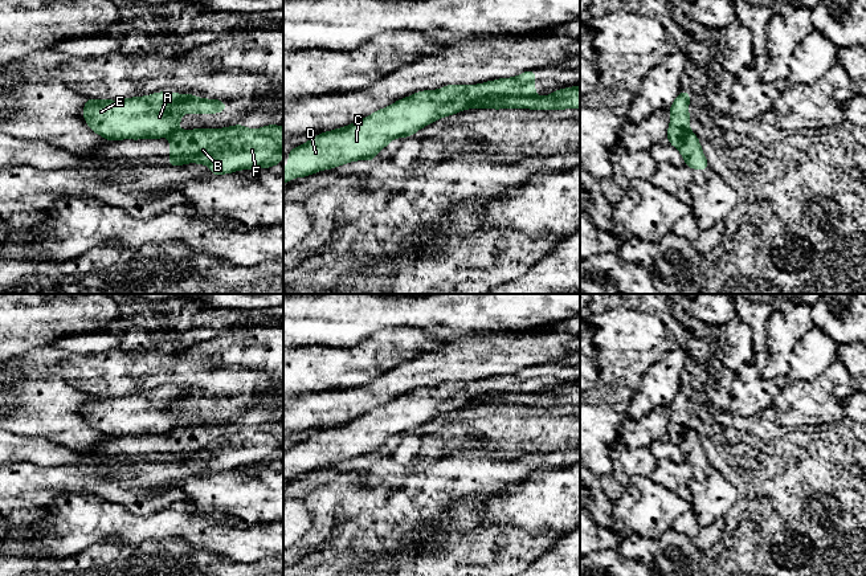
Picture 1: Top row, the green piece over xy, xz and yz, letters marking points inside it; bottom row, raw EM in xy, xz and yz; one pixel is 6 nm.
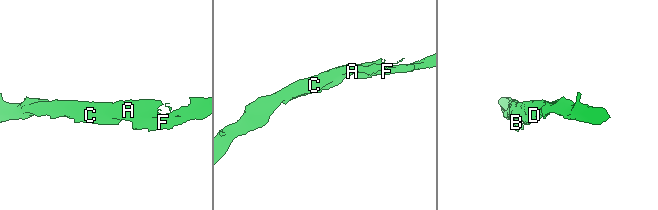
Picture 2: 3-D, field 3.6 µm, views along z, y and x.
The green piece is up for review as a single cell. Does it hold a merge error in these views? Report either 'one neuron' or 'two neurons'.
two neurons

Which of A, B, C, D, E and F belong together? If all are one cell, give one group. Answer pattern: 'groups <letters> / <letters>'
groups A C D E / B F

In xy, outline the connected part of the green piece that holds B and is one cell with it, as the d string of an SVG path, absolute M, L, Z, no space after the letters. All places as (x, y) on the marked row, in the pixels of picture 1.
M242 124L225 128L175 130L169 136L169 167L187 163L209 166L212 176L241 169L278 166L283 156L283 126L269 124L257 130Z

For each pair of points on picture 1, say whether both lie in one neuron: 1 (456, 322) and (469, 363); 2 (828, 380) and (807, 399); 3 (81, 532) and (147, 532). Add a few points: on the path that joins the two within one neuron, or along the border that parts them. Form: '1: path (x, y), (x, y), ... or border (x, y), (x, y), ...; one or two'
1: border (491, 331), (474, 331), (444, 342); two
2: path (822, 385), (812, 396); one
3: path (97, 528), (131, 530); one

